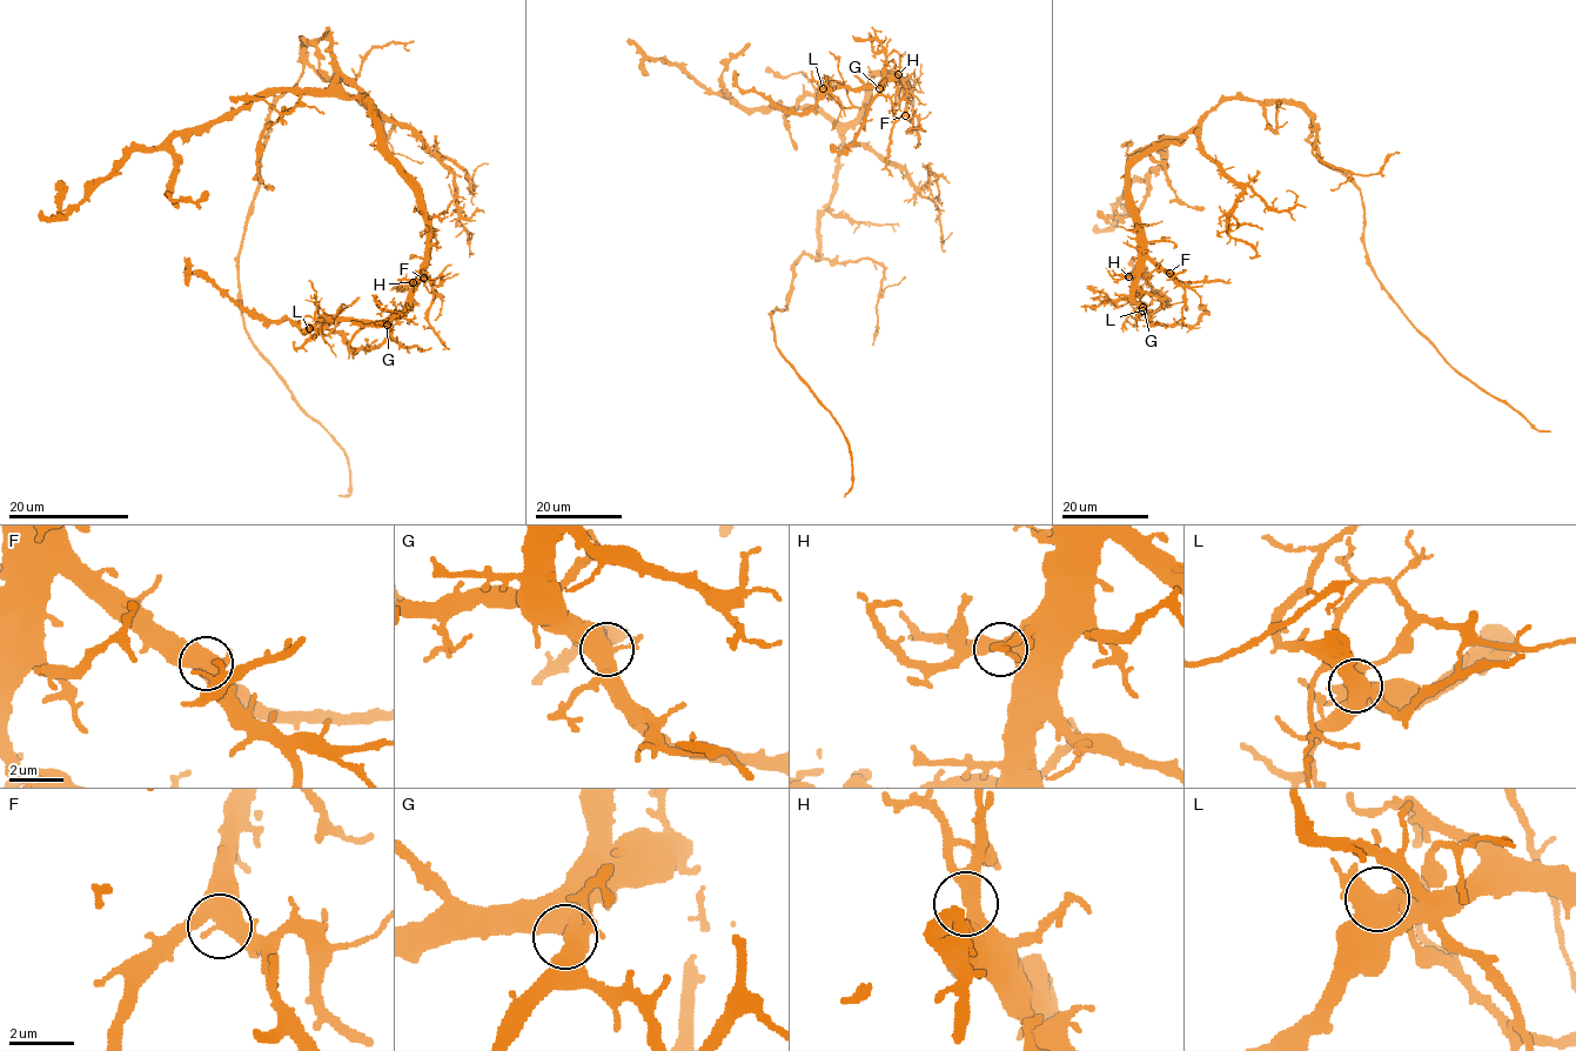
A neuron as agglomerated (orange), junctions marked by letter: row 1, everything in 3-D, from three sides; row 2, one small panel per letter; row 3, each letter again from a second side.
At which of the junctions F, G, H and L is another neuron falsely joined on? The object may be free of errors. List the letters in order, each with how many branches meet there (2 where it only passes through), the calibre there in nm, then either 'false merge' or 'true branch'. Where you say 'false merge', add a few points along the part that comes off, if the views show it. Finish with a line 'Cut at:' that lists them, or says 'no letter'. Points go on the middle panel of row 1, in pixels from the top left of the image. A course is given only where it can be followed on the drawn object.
F: 3 | 460 nm | true branch
G: 3 | 460 nm | true branch
H: 3 | 400 nm | true branch
L: 3 | 550 nm | true branch
Cut at: no letter

